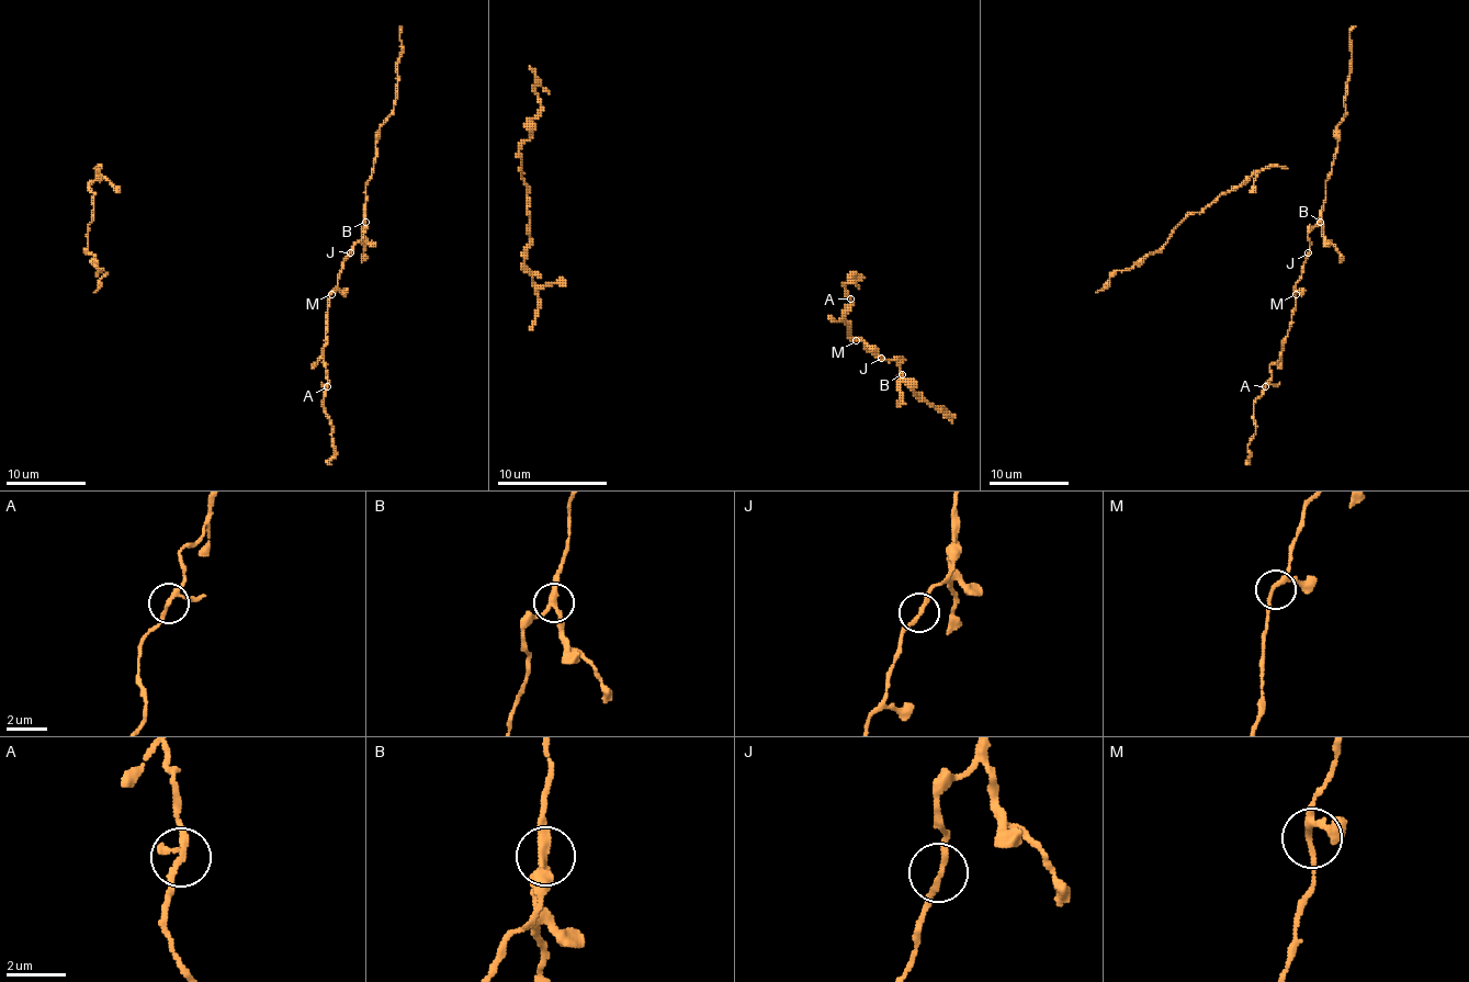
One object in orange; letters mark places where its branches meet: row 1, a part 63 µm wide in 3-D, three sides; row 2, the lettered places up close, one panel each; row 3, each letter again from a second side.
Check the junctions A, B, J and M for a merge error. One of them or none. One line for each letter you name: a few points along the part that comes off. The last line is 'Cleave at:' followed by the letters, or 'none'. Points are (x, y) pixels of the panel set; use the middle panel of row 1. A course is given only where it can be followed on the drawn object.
B: (903, 373), (897, 404)
Cleave at: B

